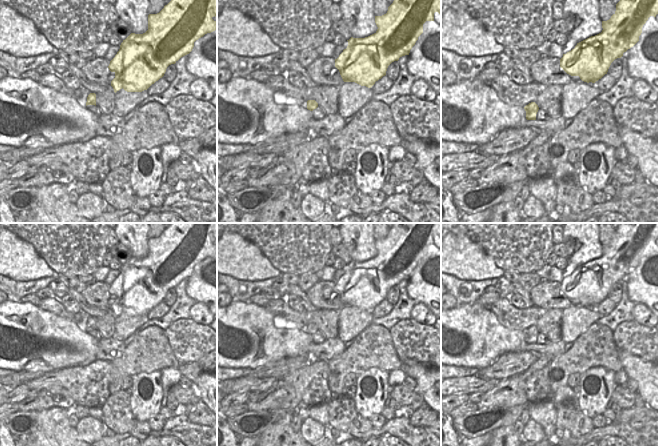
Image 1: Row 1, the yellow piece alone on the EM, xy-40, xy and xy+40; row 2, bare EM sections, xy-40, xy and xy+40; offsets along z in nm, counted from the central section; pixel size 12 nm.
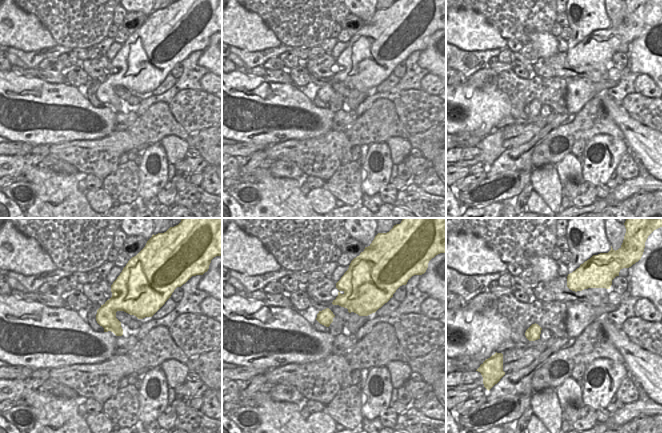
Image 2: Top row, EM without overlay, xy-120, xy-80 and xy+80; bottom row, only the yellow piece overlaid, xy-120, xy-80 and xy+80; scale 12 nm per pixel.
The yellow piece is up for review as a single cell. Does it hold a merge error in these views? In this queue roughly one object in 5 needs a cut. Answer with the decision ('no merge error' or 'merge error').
no merge error

